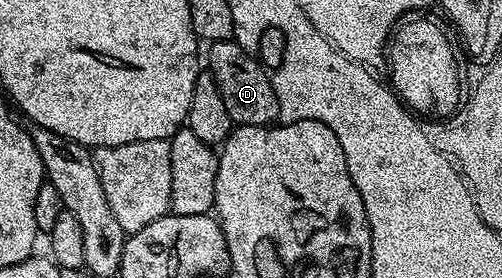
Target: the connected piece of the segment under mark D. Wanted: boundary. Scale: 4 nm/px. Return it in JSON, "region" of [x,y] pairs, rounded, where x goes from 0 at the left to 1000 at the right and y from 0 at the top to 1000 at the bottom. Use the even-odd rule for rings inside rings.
{"region":[[[464,140],[420,155],[408,173],[406,227],[414,266],[430,291],[446,392],[454,392],[458,439],[486,457],[534,457],[554,428],[554,367],[540,259],[490,187]]]}

